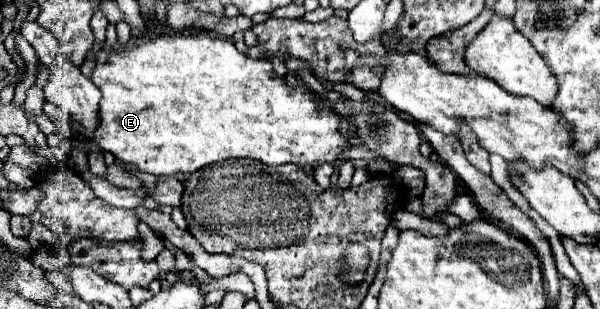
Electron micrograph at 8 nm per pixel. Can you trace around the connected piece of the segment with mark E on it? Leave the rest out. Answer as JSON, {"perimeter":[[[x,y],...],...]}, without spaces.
{"perimeter":[[[182,31],[182,33],[168,33],[160,37],[146,37],[140,45],[126,47],[122,51],[98,51],[96,53],[96,69],[92,75],[94,85],[102,91],[100,101],[100,127],[94,135],[86,135],[88,139],[94,139],[102,151],[112,153],[116,159],[120,159],[124,165],[132,165],[138,171],[146,171],[152,175],[176,175],[176,173],[194,173],[206,165],[226,161],[226,159],[256,159],[264,165],[284,165],[294,163],[298,167],[314,167],[322,163],[344,163],[344,149],[352,147],[352,141],[348,141],[340,133],[340,117],[330,107],[318,107],[316,99],[312,99],[312,91],[306,87],[288,87],[284,83],[284,77],[274,73],[274,67],[268,59],[250,59],[248,55],[240,53],[234,43],[226,37],[210,37],[206,31]]]}

